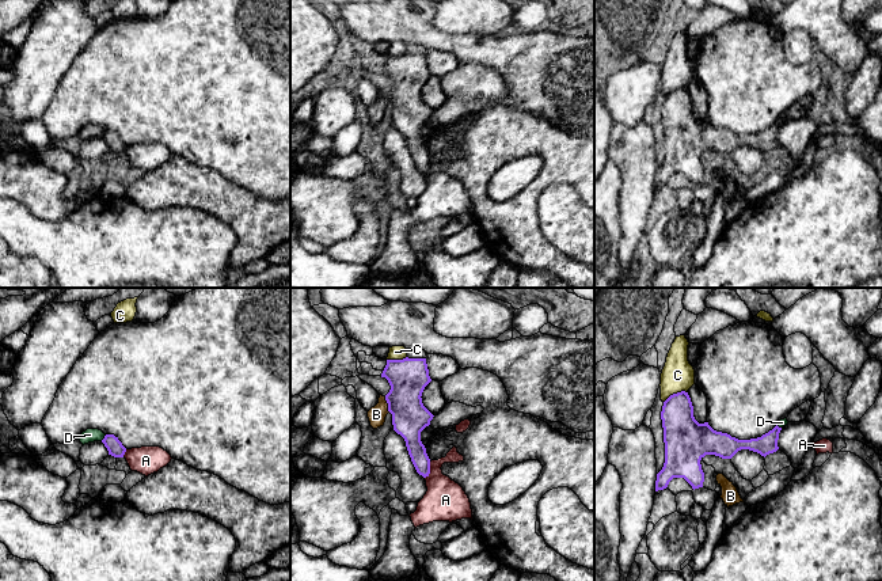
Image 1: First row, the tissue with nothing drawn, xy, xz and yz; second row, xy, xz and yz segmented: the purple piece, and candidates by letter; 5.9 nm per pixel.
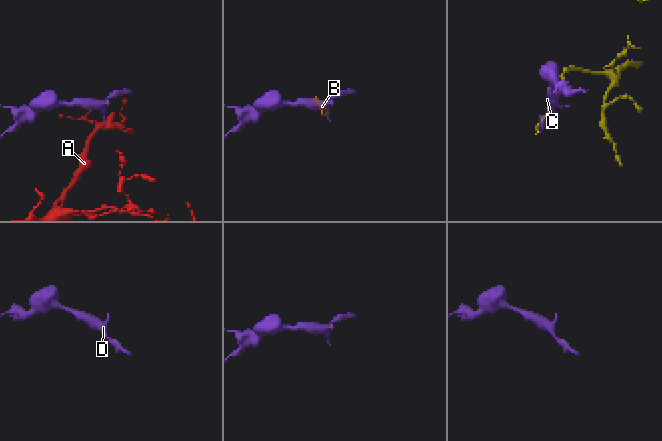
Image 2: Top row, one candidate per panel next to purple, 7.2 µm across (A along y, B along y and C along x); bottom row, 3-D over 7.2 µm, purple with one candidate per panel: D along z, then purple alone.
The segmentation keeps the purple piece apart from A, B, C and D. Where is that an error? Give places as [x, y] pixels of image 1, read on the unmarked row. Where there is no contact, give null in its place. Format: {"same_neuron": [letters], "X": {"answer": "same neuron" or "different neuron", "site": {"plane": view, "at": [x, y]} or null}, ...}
{"same_neuron": [], "A": {"answer": "different neuron", "site": {"plane": "xz", "at": [429, 166]}}, "B": {"answer": "different neuron", "site": {"plane": "xz", "at": [388, 101]}}, "C": {"answer": "different neuron", "site": {"plane": "yz", "at": [675, 90]}}, "D": {"answer": "different neuron", "site": {"plane": "xy", "at": [105, 133]}}}

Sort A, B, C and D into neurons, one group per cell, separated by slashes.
A / B D / C

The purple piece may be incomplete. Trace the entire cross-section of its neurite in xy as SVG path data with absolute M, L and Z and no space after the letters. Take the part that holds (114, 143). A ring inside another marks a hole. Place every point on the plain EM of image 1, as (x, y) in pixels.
M106 130L102 138L107 144L109 151L114 153L123 153L126 144L122 141L118 133L115 133L114 130Z

